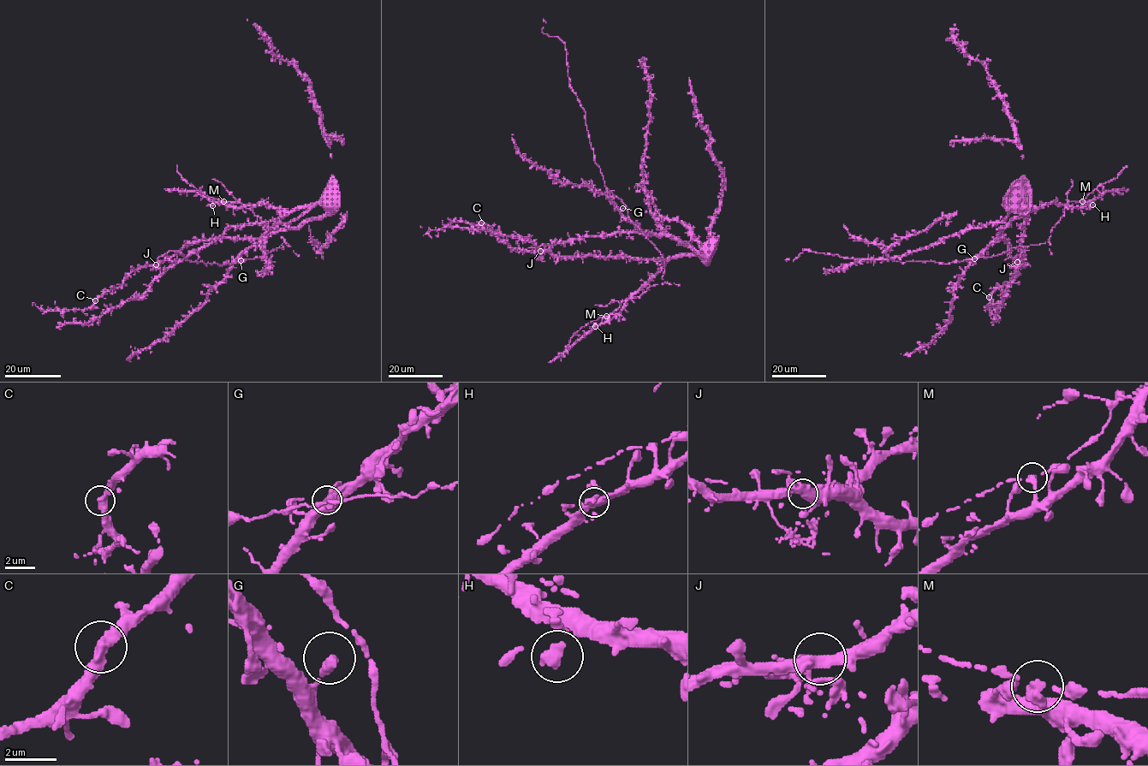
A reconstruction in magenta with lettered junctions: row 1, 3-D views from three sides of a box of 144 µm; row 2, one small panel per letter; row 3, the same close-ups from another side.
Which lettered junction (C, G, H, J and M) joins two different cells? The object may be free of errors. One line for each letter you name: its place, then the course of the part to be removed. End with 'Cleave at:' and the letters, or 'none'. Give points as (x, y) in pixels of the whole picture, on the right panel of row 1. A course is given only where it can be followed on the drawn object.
Cleave at: none

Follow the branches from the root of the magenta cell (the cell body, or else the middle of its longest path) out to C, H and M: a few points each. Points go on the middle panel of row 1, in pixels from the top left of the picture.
C: (704, 256), (669, 236), (621, 232), (571, 239), (557, 242), (547, 250), (523, 251), (512, 249), (481, 222)
H: (704, 256), (672, 258), (627, 301), (618, 313), (595, 326)
M: (704, 256), (672, 258), (627, 301), (618, 313), (608, 320), (606, 316)

